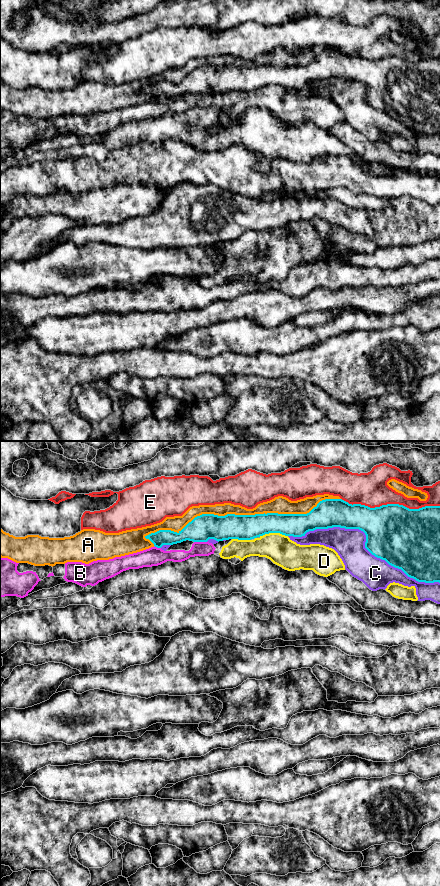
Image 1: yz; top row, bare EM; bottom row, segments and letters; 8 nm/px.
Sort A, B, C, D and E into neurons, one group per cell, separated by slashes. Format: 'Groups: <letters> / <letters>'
Groups: A / B D / C / E

